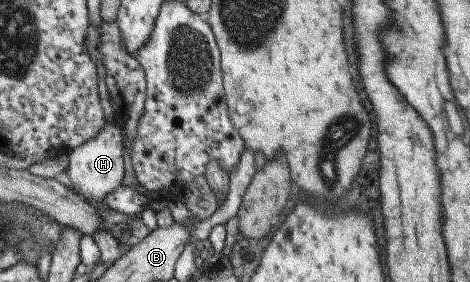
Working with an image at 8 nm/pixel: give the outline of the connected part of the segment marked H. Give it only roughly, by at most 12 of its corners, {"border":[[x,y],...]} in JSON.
{"border":[[110,122],[69,154],[70,189],[104,203],[124,180],[124,138]]}

